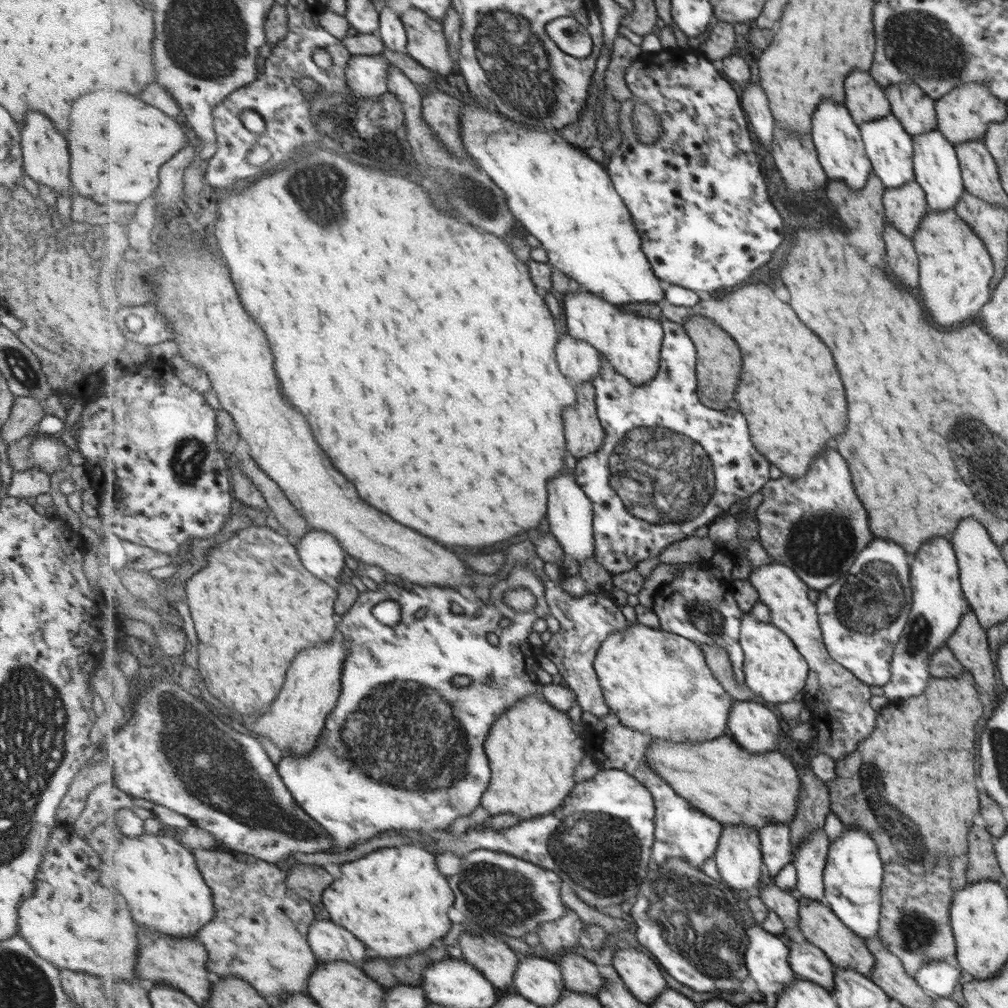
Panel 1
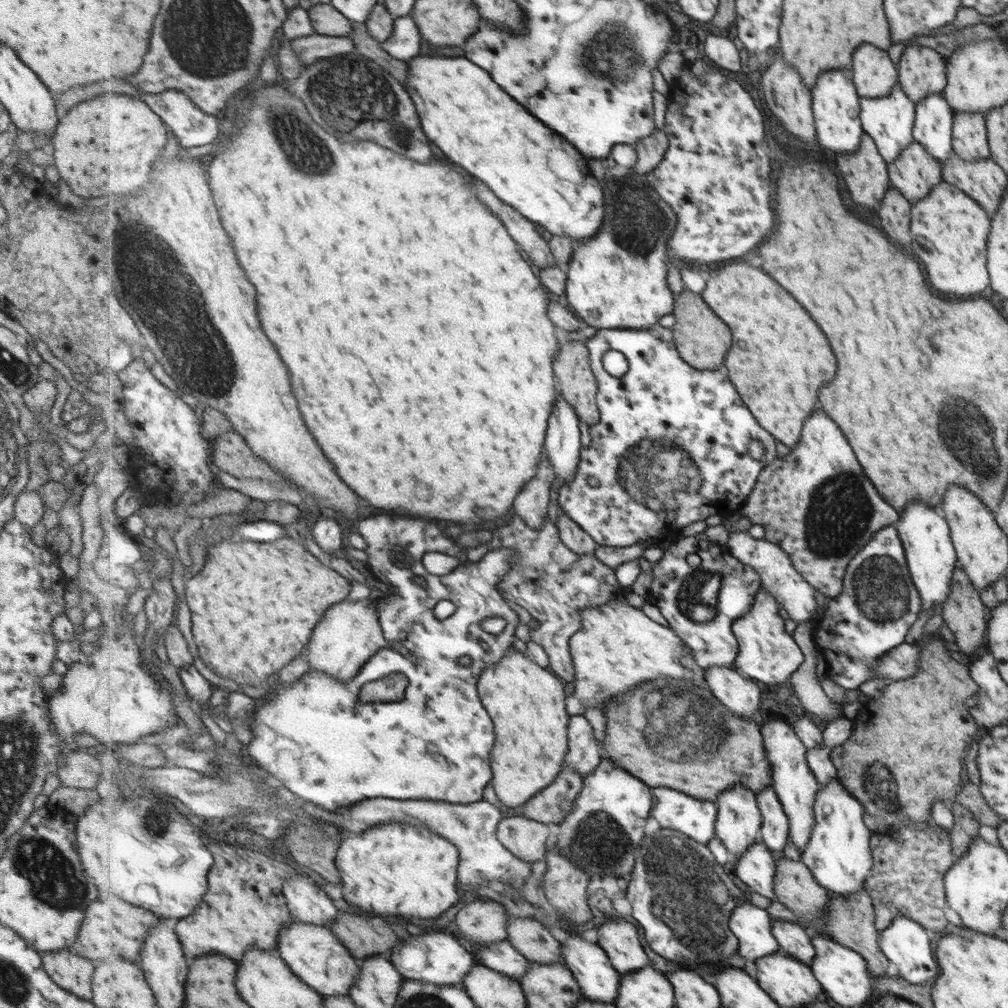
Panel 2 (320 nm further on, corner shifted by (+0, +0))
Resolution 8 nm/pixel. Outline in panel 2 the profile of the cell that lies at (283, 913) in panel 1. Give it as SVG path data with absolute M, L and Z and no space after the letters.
M209 840L207 843L215 857L208 876L208 895L192 915L175 921L184 952L193 959L222 954L237 962L244 959L253 947L279 955L280 932L295 920L284 896L284 884L297 874L297 870L256 851L239 856L237 852L231 854L233 850L227 846L221 848Z

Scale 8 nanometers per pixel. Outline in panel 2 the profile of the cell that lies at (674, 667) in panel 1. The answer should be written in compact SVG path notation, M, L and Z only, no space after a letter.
M611 601L597 608L583 610L581 619L583 619L583 627L570 642L577 678L572 694L565 700L565 710L569 716L585 714L585 710L589 707L608 706L613 699L625 698L641 684L645 685L645 682L653 682L661 678L687 680L711 691L706 680L706 670L697 664L693 650L689 649L689 646L685 645L685 642L670 627L658 624L649 618L643 609L633 608L633 605L627 601Z

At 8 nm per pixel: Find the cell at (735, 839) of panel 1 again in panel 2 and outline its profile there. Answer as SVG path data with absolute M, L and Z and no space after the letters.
M737 786L721 794L718 804L716 836L722 840L733 856L740 858L748 848L759 842L757 836L764 824L757 793L747 787Z

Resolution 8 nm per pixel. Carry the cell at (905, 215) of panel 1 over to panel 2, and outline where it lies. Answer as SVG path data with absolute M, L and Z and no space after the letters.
M913 142L888 166L889 180L901 196L913 204L923 200L942 180L940 164L923 146Z

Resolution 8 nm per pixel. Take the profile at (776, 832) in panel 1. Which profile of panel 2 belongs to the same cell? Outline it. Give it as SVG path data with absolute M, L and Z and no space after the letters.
M771 786L757 794L760 800L761 812L764 812L765 822L761 829L762 842L769 850L782 850L787 838L787 819L783 805Z

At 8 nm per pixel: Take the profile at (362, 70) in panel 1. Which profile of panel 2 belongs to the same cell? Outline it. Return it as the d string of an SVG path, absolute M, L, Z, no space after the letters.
M411 12L394 19L394 33L381 45L391 56L408 62L420 54L422 42L419 25Z

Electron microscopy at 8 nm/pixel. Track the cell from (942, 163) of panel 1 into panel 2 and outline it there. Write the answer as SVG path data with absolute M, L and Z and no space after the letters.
M942 93L927 95L916 104L913 141L942 165L952 158L951 106Z

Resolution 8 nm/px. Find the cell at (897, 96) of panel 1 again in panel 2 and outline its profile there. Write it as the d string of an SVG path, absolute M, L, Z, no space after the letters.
M913 43L899 57L900 85L913 104L927 95L941 93L947 86L947 63L933 49Z

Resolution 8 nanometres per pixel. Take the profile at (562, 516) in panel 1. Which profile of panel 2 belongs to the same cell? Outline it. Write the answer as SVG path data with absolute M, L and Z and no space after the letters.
M559 392L559 399L556 402L556 411L552 412L548 420L548 434L546 435L545 450L555 467L557 477L564 480L567 485L574 479L575 473L581 460L583 442L581 442L581 422L580 416L569 401Z

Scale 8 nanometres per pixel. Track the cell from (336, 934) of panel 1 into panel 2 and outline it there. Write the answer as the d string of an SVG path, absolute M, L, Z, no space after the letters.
M297 873L287 880L287 883L284 884L284 896L287 898L288 907L297 921L330 928L330 924L339 916L340 912L337 910L335 902L329 898L329 894L325 890L321 890L315 880L306 873Z

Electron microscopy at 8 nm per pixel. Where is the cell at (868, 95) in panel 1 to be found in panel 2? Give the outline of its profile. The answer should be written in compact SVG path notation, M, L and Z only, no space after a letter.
M861 44L857 52L852 52L852 70L848 73L856 92L867 98L889 94L898 79L898 72L886 51L871 44Z

